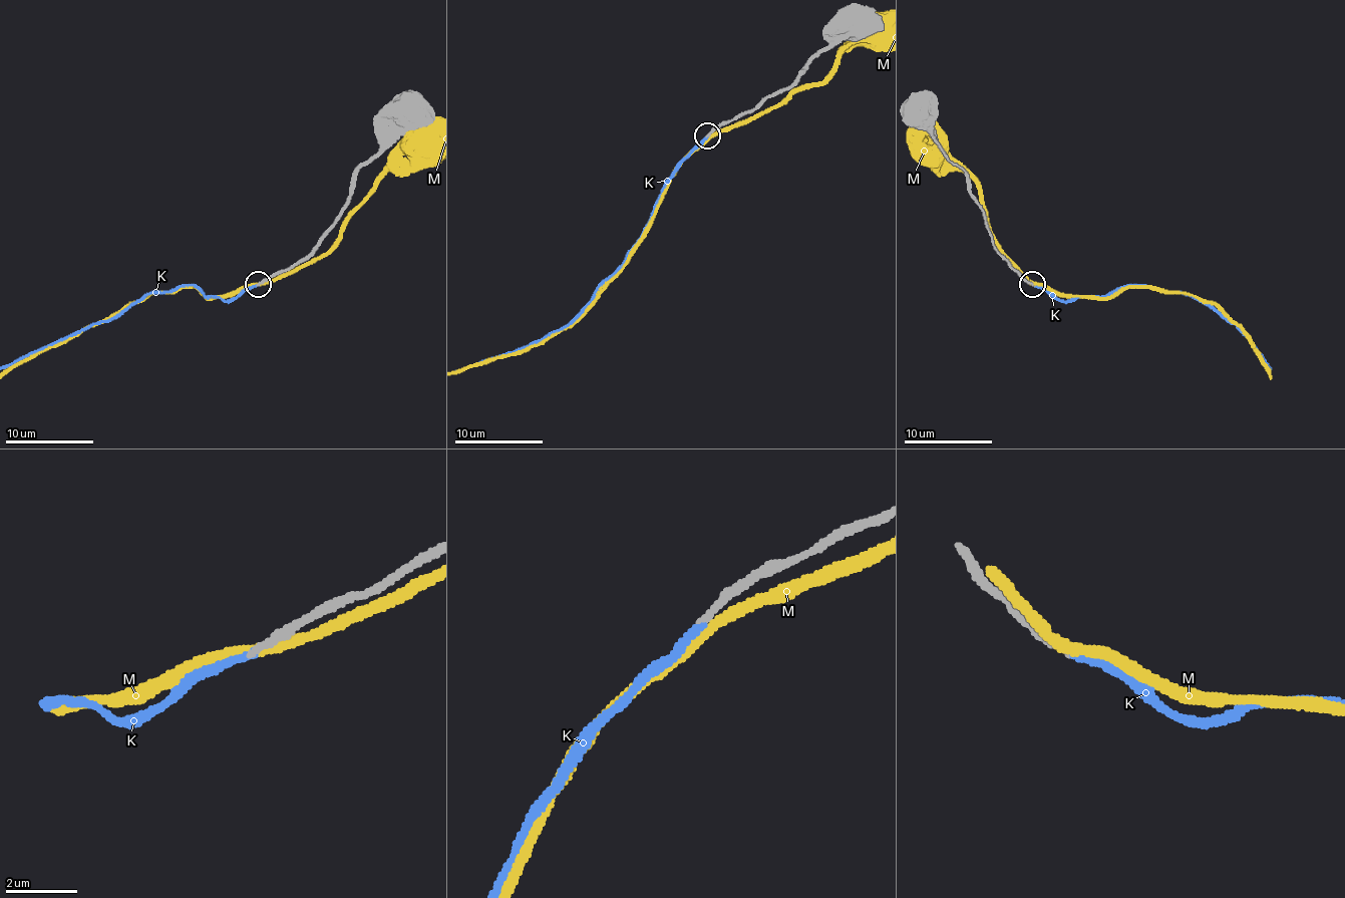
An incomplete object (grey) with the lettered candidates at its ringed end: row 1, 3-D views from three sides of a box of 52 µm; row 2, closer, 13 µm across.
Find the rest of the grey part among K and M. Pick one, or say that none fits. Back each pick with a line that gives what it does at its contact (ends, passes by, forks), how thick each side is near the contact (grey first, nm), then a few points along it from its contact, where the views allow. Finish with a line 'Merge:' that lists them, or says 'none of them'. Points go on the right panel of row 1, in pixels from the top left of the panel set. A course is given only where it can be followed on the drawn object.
K: it ends | 200/200 nm
Merge: K

